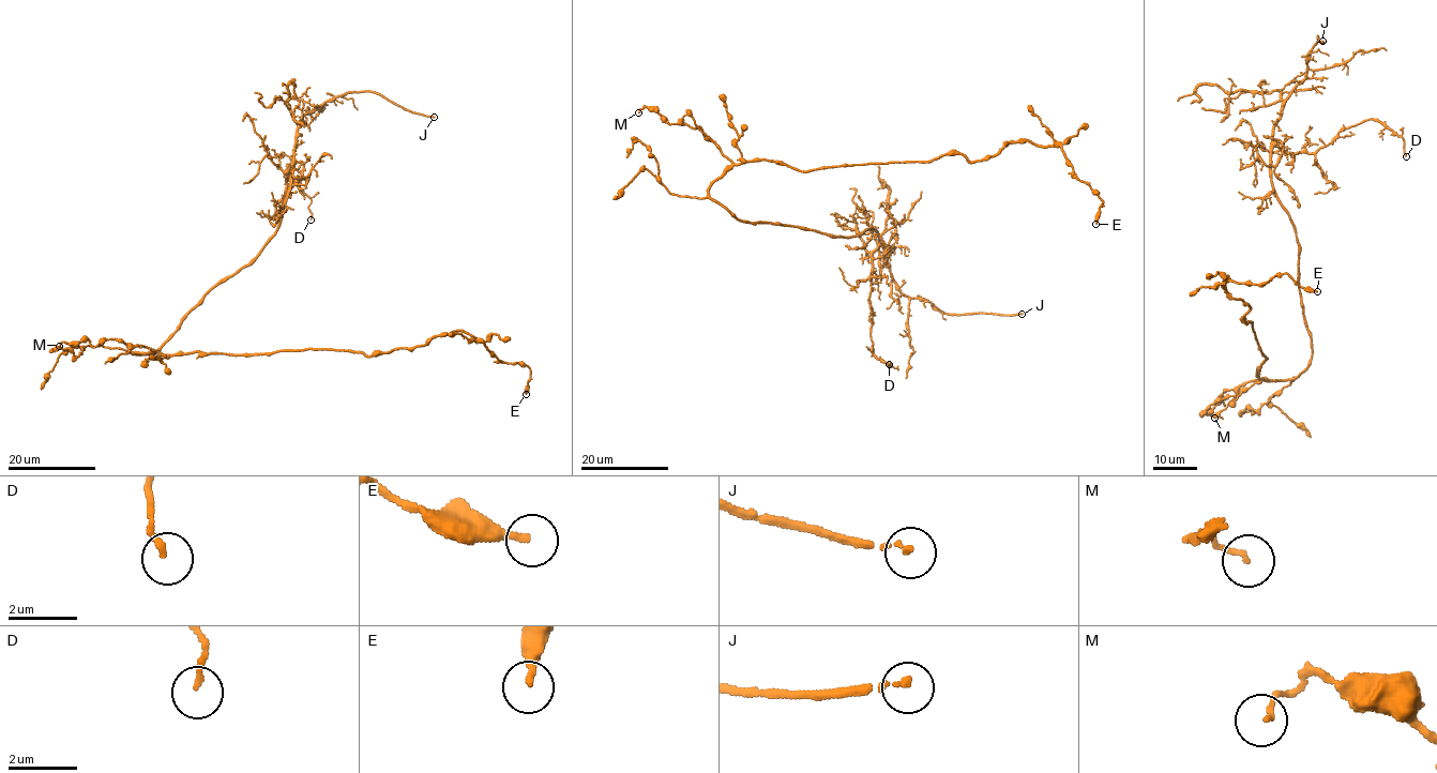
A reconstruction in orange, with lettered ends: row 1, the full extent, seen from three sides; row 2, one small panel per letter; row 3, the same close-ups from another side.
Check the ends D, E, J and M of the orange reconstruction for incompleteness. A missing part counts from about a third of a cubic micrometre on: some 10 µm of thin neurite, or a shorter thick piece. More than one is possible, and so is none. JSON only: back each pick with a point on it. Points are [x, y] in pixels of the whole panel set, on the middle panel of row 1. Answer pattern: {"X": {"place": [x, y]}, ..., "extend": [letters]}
{"J": {"place": [1022, 314]}, "extend": ["J"]}

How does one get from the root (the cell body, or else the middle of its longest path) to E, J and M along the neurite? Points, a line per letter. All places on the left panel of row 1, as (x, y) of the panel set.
E: (133, 352), (244, 354), (334, 349), (378, 355), (463, 330), (480, 338), (498, 361), (527, 366), (526, 394)
J: (133, 352), (156, 350), (276, 230), (300, 118), (358, 91), (377, 92), (434, 117)
M: (133, 352), (155, 350), (117, 339), (101, 340), (94, 346), (85, 339), (77, 343), (63, 342), (59, 346)

